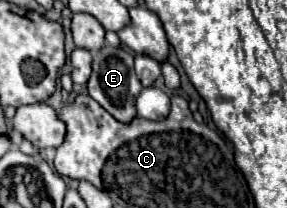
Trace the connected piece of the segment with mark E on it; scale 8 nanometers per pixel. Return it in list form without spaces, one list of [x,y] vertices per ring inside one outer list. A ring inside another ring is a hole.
[[[105,44],[101,50],[93,52],[93,72],[87,82],[87,92],[93,100],[97,100],[109,114],[113,114],[119,122],[131,122],[135,118],[135,98],[143,90],[135,68],[133,68],[133,54],[125,48],[115,48]]]

